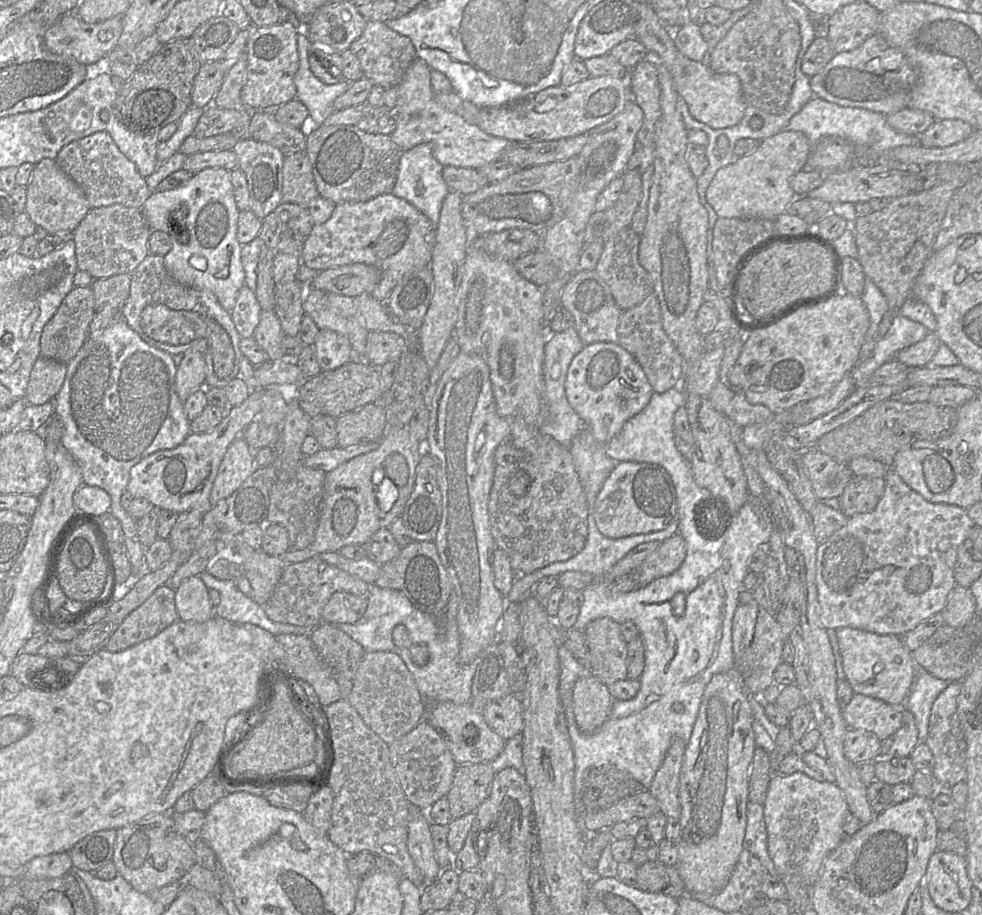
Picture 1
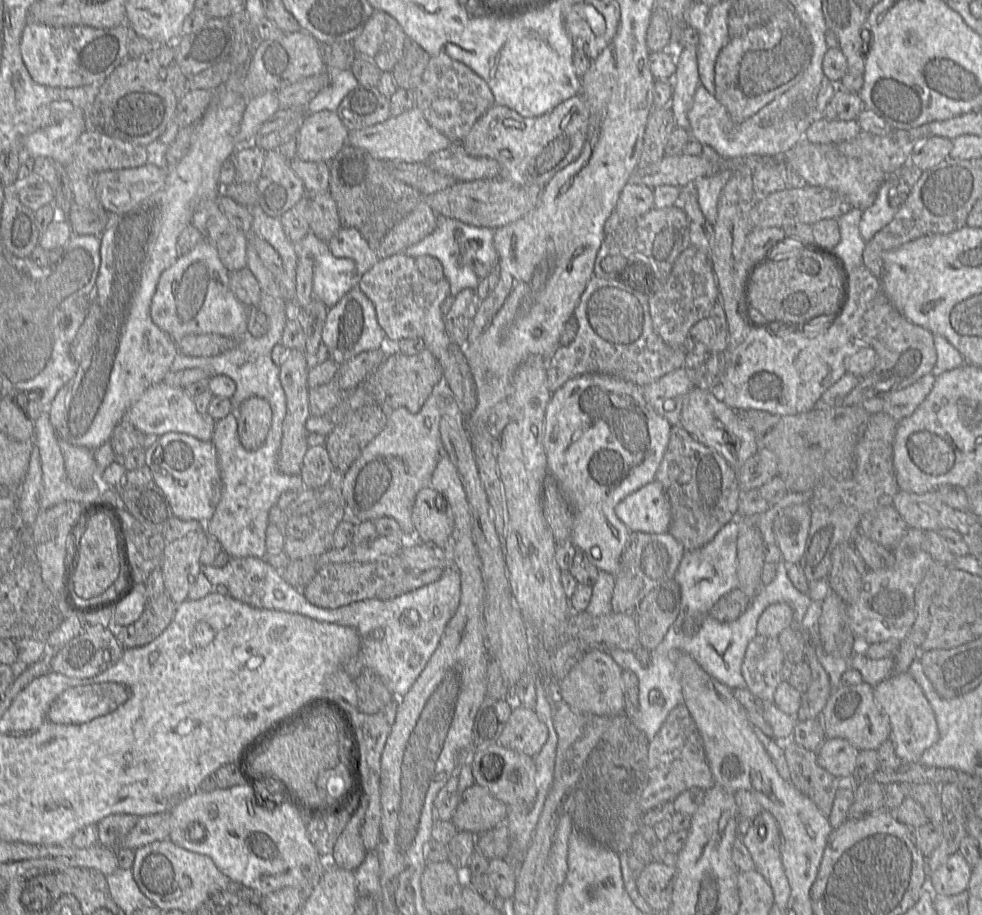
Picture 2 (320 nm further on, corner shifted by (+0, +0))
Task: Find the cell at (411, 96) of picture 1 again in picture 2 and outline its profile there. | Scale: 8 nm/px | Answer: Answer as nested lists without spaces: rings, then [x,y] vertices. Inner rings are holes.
[[[414,106],[398,116],[390,116],[384,122],[349,131],[347,143],[364,149],[378,160],[425,163],[431,154],[447,148],[452,142],[433,128],[417,106]]]

